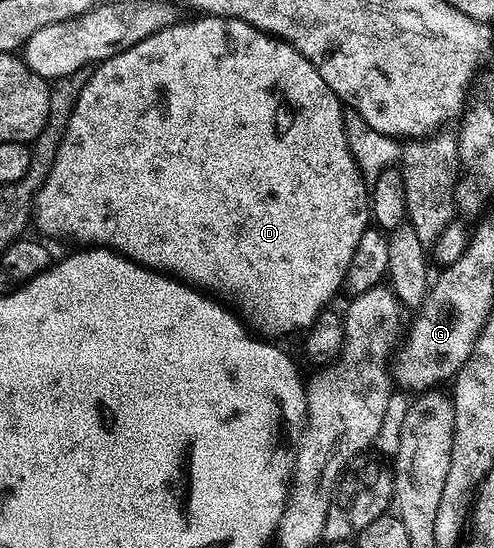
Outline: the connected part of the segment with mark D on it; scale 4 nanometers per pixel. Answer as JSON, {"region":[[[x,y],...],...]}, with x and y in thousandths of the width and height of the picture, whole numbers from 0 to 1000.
{"region":[[[399,29],[395,33],[399,35],[393,40],[360,36],[352,47],[330,51],[322,58],[298,66],[298,73],[289,73],[281,80],[273,80],[265,88],[225,102],[215,113],[194,115],[186,122],[168,168],[160,168],[160,182],[152,190],[152,204],[144,204],[140,214],[140,224],[132,235],[132,254],[115,265],[111,299],[103,299],[103,314],[95,321],[91,334],[83,338],[83,345],[75,350],[65,389],[65,396],[71,400],[71,412],[75,405],[77,416],[85,420],[81,425],[93,436],[134,434],[136,440],[156,442],[148,445],[162,445],[172,453],[233,456],[239,464],[247,464],[251,471],[279,478],[283,485],[294,485],[302,493],[318,493],[326,500],[344,502],[409,533],[421,533],[425,538],[462,553],[522,611],[593,609],[599,602],[615,606],[626,600],[626,595],[650,573],[652,566],[672,553],[666,549],[680,540],[682,529],[686,536],[694,522],[698,496],[711,478],[711,467],[719,464],[719,453],[727,445],[735,423],[749,418],[751,412],[751,378],[747,374],[751,347],[702,270],[702,248],[698,246],[700,203],[694,199],[694,188],[678,175],[678,168],[670,168],[670,161],[662,161],[660,150],[654,148],[654,139],[646,139],[642,126],[589,80],[581,80],[569,69],[555,69],[549,62],[534,62],[524,51],[516,51],[482,33],[443,33],[437,29]]]}

